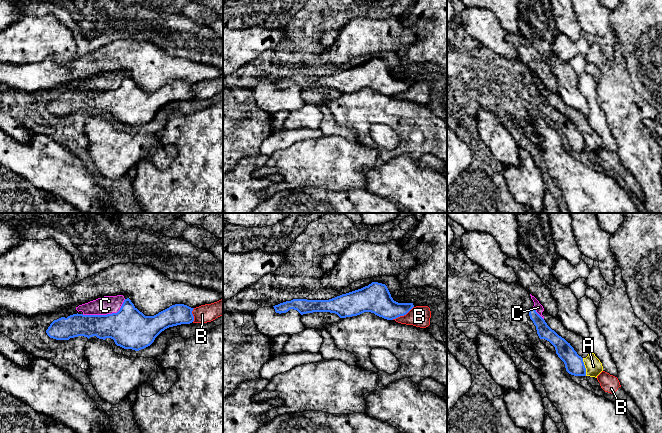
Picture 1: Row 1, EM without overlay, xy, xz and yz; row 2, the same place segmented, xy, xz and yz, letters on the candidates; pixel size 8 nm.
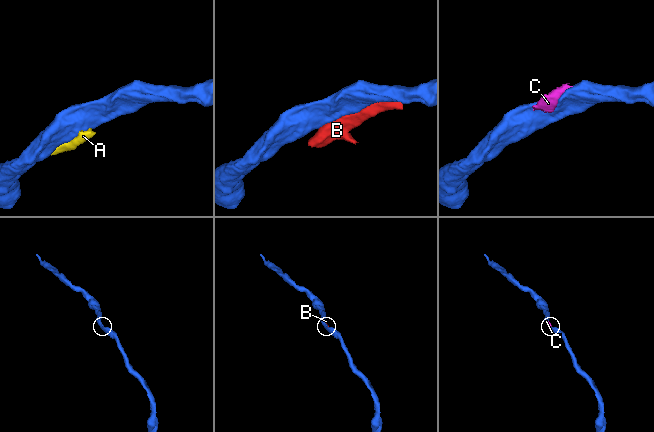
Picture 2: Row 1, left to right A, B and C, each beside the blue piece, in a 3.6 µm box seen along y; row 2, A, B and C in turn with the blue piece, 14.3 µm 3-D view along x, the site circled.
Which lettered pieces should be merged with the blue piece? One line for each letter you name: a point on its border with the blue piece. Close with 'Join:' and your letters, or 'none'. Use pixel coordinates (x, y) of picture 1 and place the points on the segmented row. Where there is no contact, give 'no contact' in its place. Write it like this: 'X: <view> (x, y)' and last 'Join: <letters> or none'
Join: none

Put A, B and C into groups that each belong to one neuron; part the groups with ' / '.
A C / B

